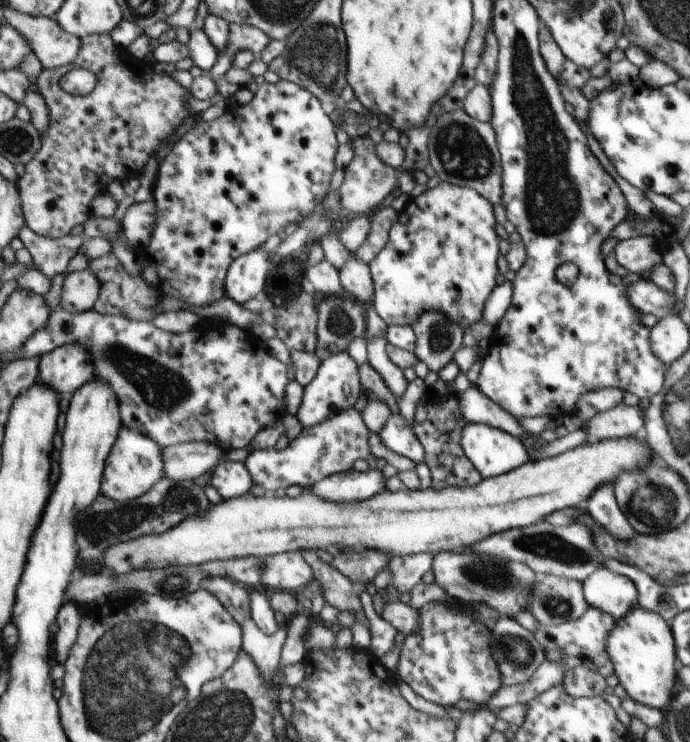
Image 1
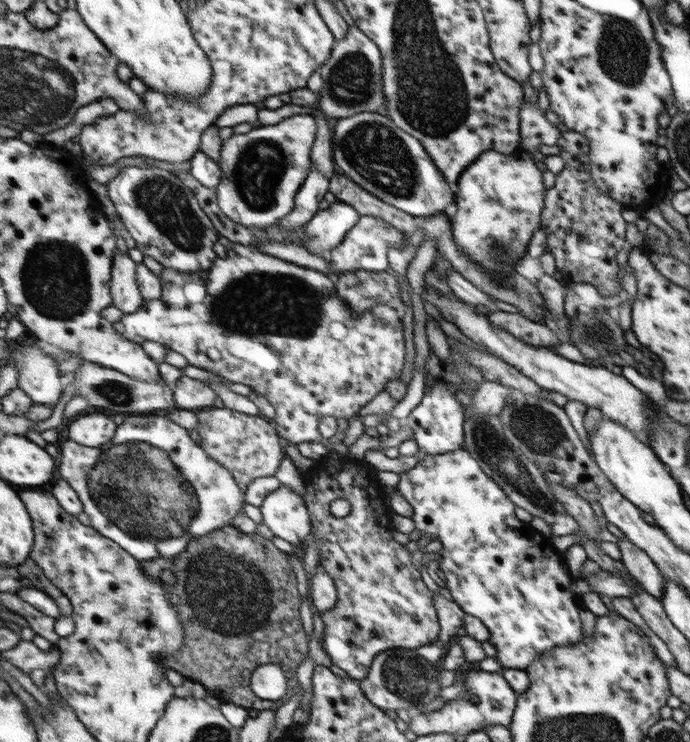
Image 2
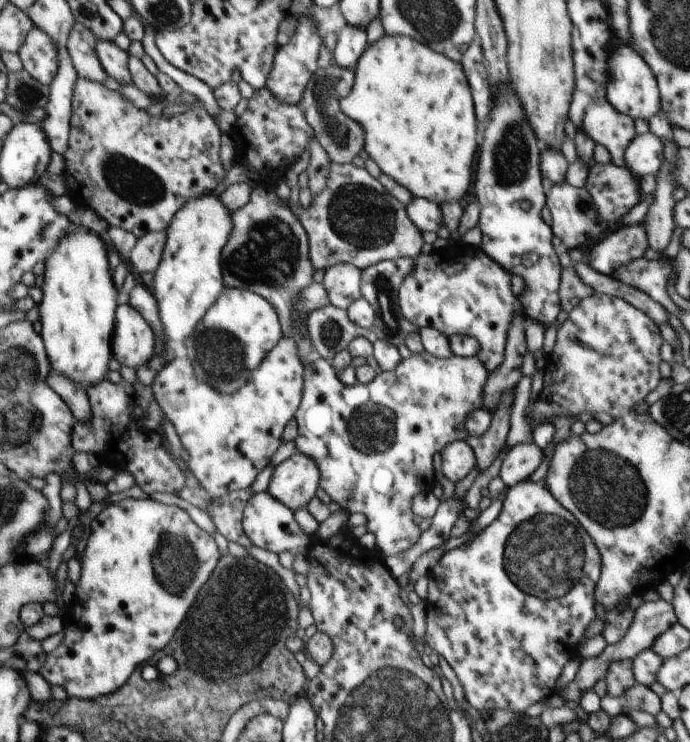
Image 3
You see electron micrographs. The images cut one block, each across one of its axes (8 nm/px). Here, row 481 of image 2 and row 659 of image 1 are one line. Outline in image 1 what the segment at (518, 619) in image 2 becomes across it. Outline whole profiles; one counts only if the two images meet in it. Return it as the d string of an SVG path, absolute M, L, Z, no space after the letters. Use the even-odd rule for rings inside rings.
M440 602L422 606L419 618L419 632L406 637L402 644L399 678L417 695L451 712L459 700L487 705L502 687L498 666L488 650L487 626Z

